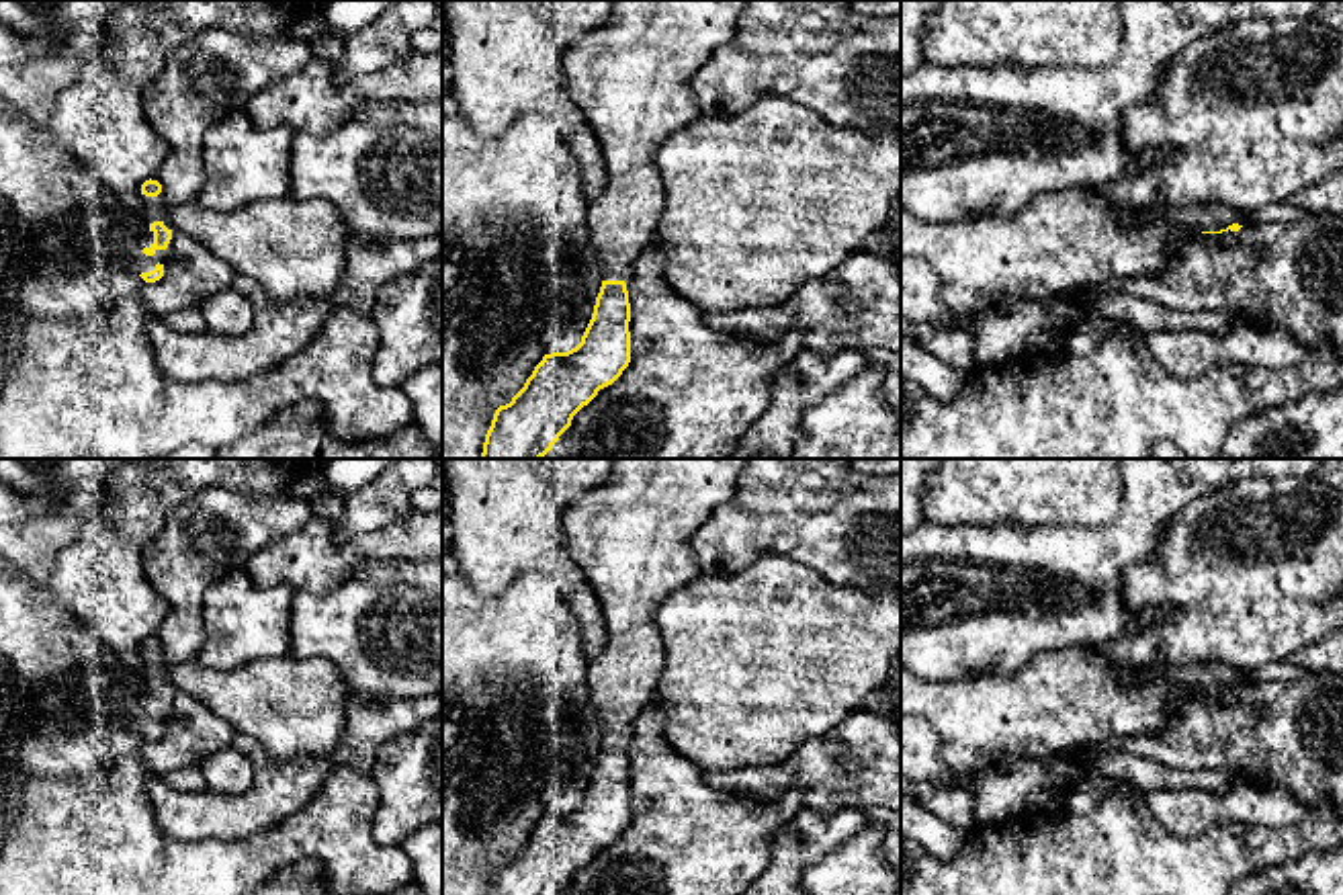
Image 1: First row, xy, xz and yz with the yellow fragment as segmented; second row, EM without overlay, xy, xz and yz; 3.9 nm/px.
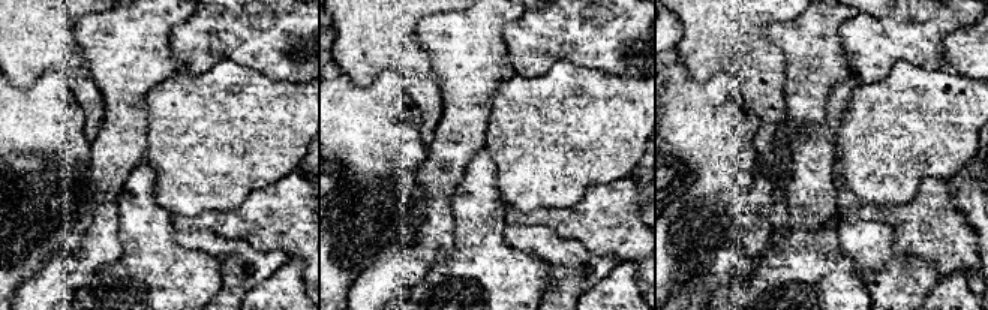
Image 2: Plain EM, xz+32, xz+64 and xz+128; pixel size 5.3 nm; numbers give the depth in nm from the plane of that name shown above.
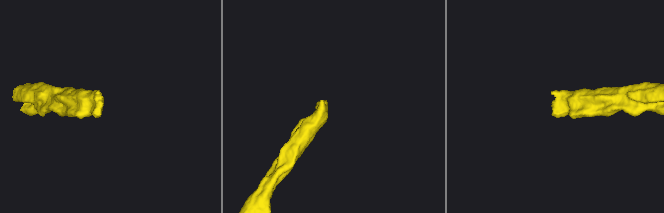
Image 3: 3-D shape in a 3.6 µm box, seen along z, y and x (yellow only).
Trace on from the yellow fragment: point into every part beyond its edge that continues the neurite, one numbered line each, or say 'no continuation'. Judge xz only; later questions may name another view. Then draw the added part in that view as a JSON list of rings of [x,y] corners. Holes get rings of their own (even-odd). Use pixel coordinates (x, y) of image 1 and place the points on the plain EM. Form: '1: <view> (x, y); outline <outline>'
1: xz (633, 537); outline [[[616,459],[610,479],[567,510],[569,549],[602,604],[608,643],[588,664],[588,715],[602,739],[626,739],[651,705],[663,668],[661,604],[702,571],[692,539],[735,489],[745,459]]]

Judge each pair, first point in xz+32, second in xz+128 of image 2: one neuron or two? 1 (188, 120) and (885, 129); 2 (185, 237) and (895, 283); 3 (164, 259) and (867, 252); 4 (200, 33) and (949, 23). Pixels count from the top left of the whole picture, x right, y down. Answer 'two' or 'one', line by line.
1: one
2: one
3: two
4: one

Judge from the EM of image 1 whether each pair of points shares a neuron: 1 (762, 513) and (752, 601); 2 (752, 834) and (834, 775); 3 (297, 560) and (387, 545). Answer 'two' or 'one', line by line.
1: two
2: two
3: one

